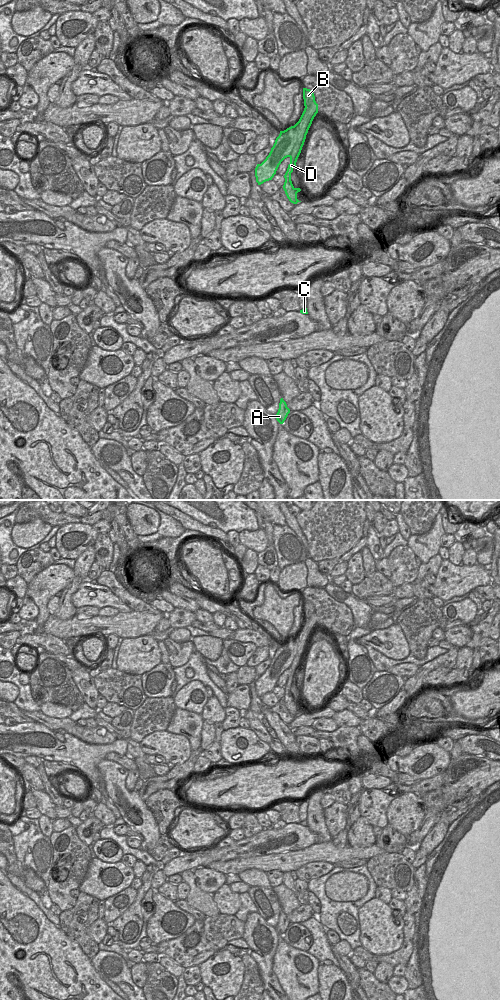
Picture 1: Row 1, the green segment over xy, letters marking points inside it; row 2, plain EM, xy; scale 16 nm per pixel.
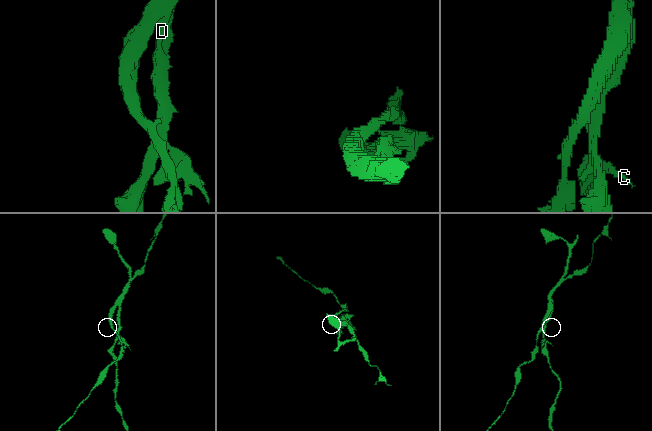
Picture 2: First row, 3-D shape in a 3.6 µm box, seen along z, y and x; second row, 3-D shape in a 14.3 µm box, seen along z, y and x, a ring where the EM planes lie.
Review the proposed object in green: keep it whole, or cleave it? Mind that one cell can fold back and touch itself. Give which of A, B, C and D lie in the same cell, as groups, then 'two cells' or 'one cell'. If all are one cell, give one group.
A C D / B | two cells

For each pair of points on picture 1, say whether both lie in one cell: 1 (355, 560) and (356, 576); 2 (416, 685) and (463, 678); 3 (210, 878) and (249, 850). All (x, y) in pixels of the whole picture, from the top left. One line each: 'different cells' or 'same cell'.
1: same cell
2: different cells
3: different cells

